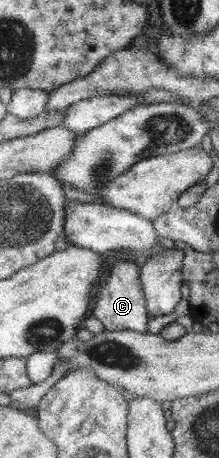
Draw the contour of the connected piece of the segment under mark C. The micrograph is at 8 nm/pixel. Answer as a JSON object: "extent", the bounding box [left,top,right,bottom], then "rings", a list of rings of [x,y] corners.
{"extent":[93,258,149,333],"rings":[[[123,258],[115,266],[111,266],[98,290],[93,316],[100,320],[109,331],[133,330],[147,333],[149,331],[148,300],[145,297],[144,284],[141,277],[141,260]]]}

